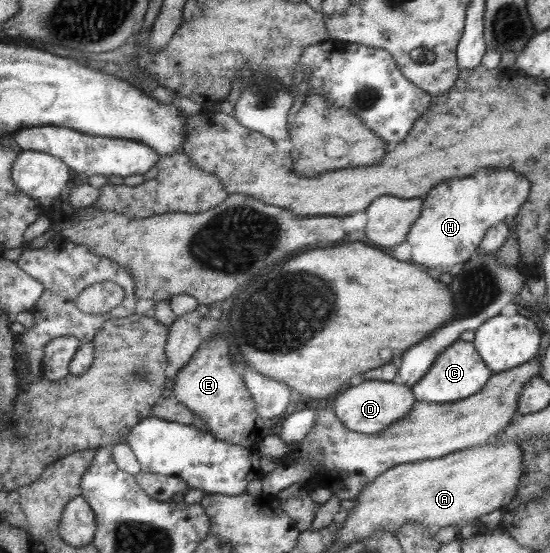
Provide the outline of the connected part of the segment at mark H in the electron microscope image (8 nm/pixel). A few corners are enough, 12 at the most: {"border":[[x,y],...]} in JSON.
{"border":[[485,168],[425,195],[405,242],[411,262],[449,272],[531,184]]}

